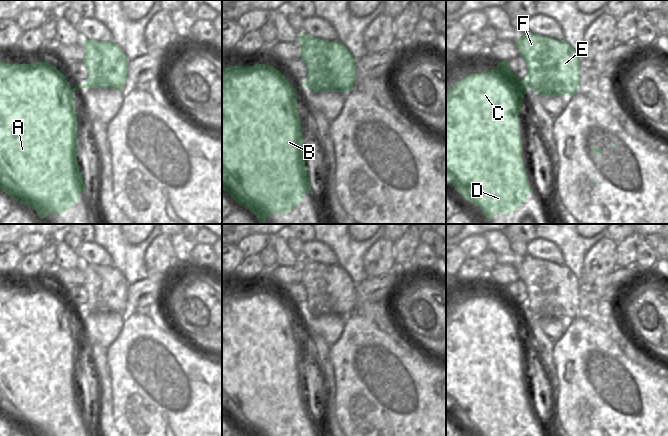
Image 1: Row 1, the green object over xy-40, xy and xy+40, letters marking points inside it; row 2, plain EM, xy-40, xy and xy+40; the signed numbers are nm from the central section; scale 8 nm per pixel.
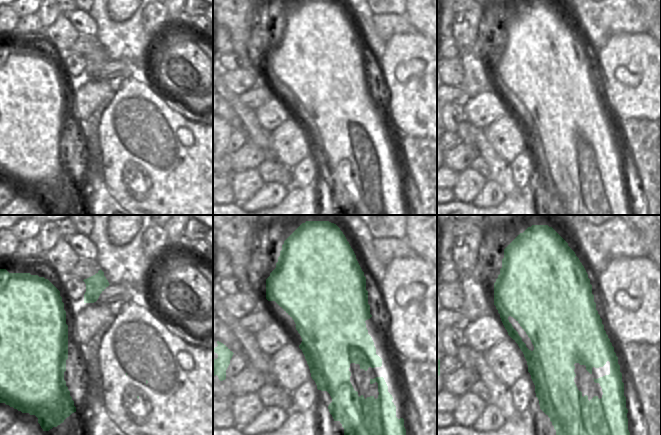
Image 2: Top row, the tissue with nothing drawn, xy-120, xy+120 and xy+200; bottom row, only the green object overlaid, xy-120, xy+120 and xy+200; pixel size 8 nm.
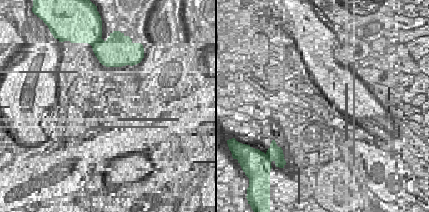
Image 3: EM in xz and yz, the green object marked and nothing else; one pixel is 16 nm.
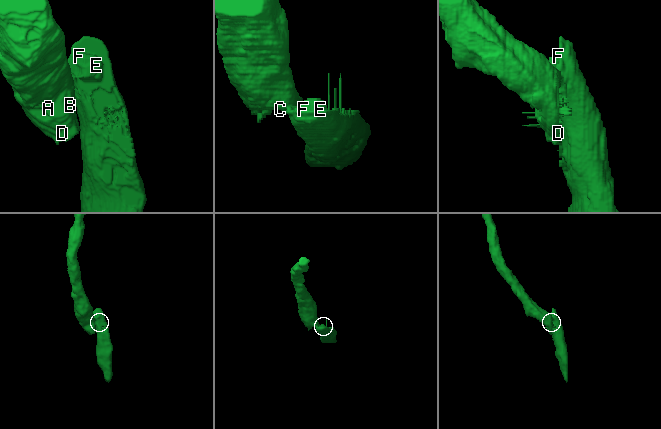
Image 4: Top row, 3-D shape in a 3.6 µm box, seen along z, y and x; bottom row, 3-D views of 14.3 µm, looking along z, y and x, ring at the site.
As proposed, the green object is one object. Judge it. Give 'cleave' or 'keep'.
keep

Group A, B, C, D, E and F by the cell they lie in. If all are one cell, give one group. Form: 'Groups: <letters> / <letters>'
Groups: A B C D E F.

